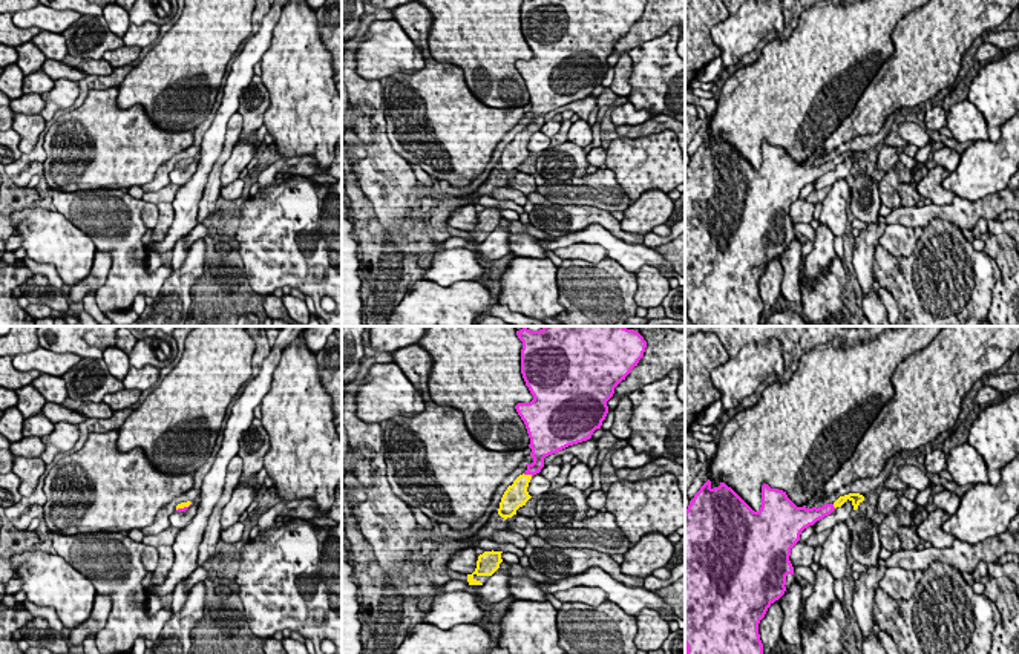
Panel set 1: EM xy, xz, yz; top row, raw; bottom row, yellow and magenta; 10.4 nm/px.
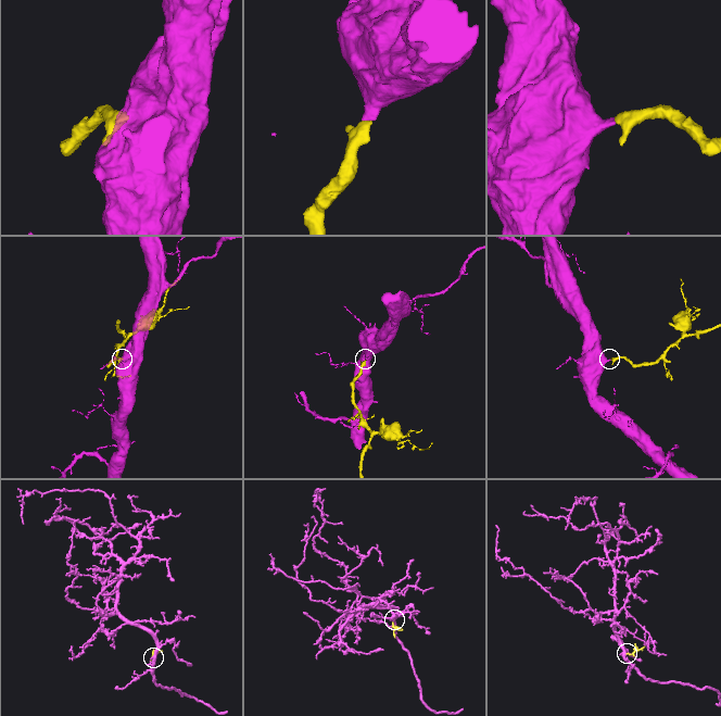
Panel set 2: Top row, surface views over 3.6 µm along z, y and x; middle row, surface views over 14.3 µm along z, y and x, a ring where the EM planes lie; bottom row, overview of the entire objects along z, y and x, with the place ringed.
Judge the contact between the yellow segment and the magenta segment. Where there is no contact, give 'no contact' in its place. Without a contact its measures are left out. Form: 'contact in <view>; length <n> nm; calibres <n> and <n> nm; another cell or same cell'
contact in xz; length 110 nm; calibres 240 and 140 nm; same cell

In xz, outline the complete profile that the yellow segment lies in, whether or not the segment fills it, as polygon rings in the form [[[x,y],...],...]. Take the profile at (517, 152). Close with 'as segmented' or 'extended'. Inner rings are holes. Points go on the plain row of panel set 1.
[[[523,0],[521,31],[533,57],[515,66],[526,81],[533,119],[504,149],[501,175],[512,175],[532,155],[527,144],[546,113],[601,86],[607,58],[645,5],[647,0]]]; extended

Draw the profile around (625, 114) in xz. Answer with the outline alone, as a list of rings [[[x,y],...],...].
[[[630,101],[611,109],[607,115],[614,126],[637,126],[654,116],[645,109],[636,109]]]

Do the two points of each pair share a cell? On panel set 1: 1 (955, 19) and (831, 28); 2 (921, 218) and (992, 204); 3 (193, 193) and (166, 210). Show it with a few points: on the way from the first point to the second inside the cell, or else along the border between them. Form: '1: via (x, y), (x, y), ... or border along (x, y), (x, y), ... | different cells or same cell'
1: border along (906, 16), (892, 34), (894, 51), (887, 57) | different cells
2: via (938, 212), (975, 210) | same cell
3: border along (172, 204), (172, 224), (158, 241) | different cells

